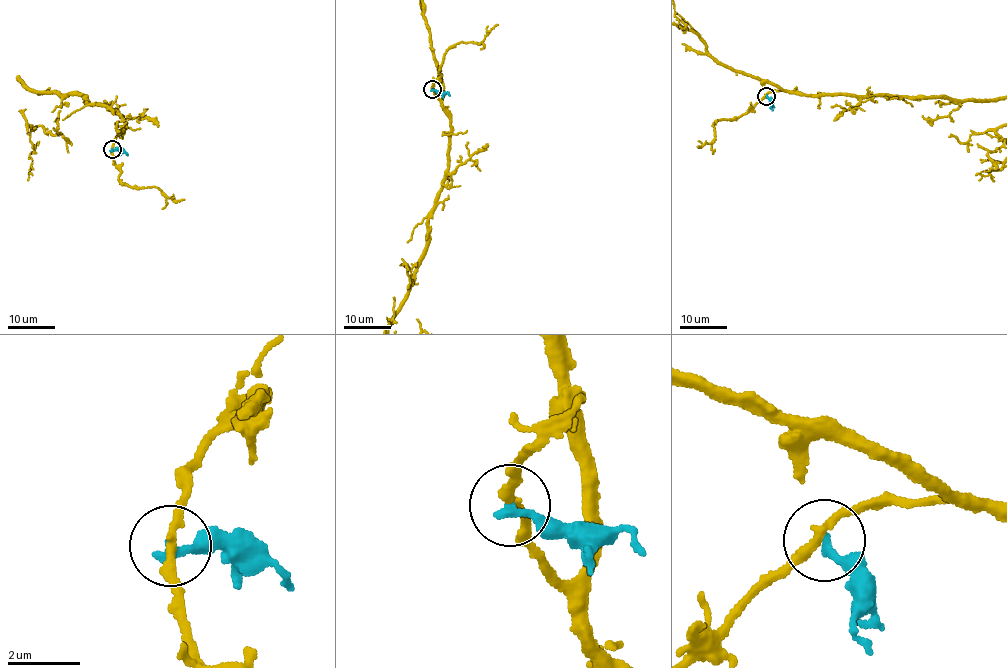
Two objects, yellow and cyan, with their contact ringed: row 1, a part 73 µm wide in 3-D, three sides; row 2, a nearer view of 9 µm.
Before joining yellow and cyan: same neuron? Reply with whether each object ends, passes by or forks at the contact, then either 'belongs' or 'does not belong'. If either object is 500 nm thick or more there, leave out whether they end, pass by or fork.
yellow passes by | cyan ends | does not belong

